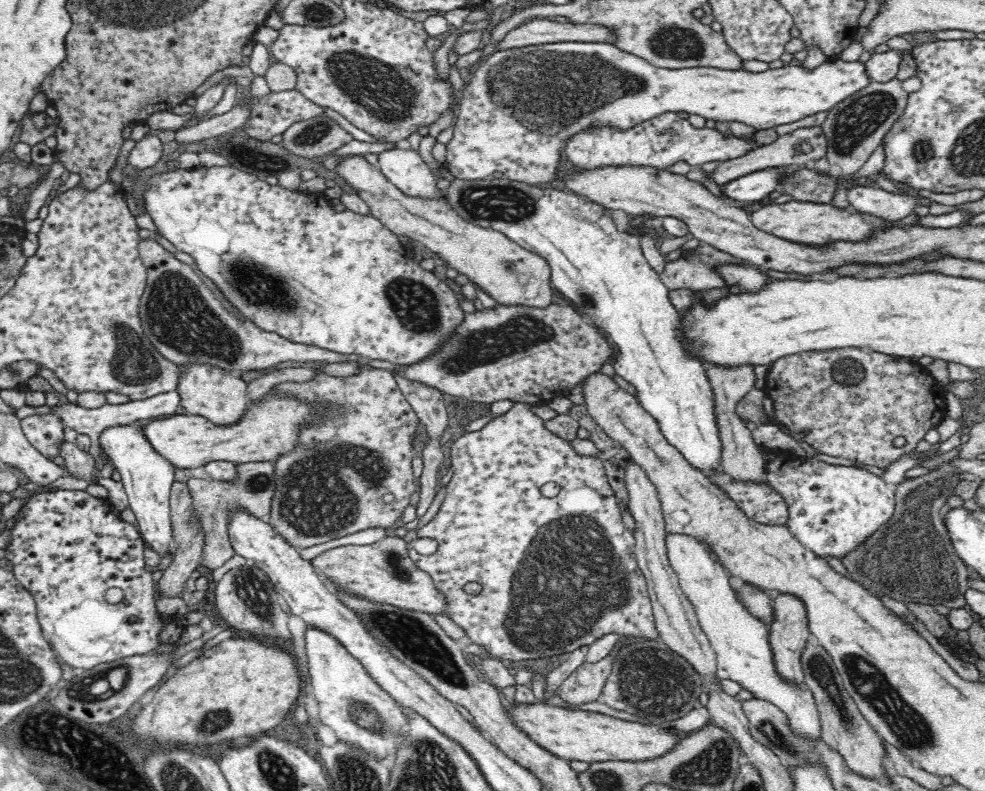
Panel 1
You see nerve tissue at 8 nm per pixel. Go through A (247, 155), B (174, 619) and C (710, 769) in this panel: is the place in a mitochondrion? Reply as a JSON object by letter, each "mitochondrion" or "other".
{"A":"mitochondrion","B":"other","C":"mitochondrion"}

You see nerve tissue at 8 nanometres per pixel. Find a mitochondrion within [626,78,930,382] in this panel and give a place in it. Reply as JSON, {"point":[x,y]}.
{"point":[858,120]}

